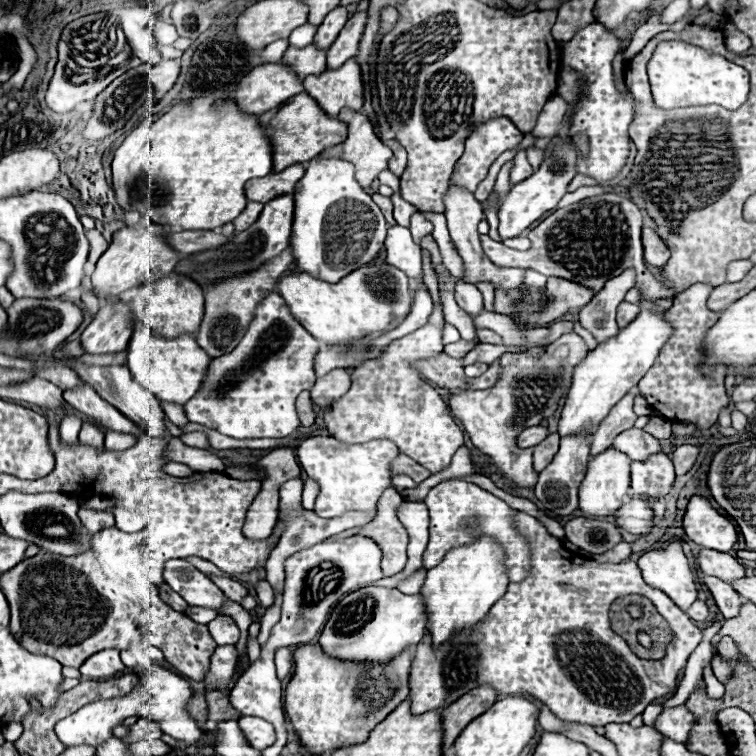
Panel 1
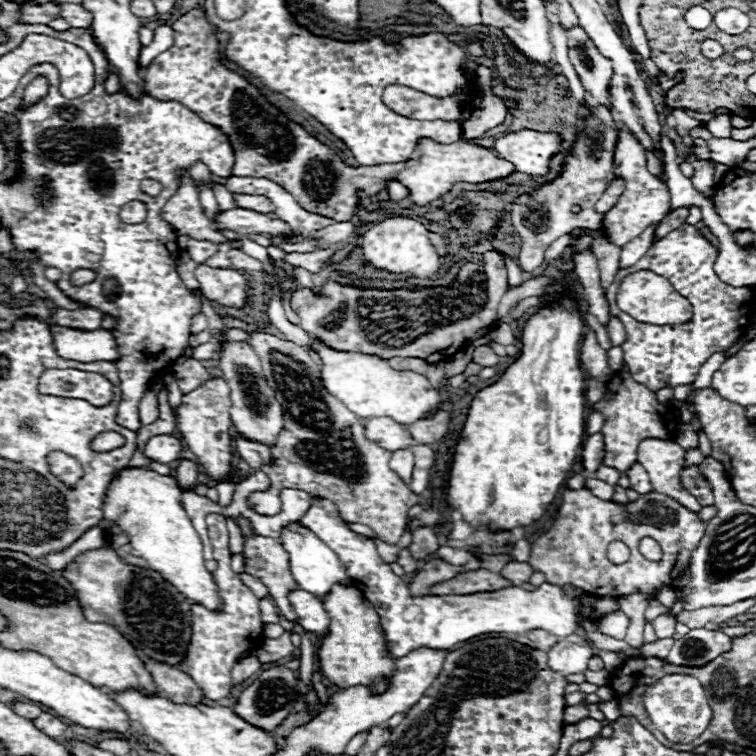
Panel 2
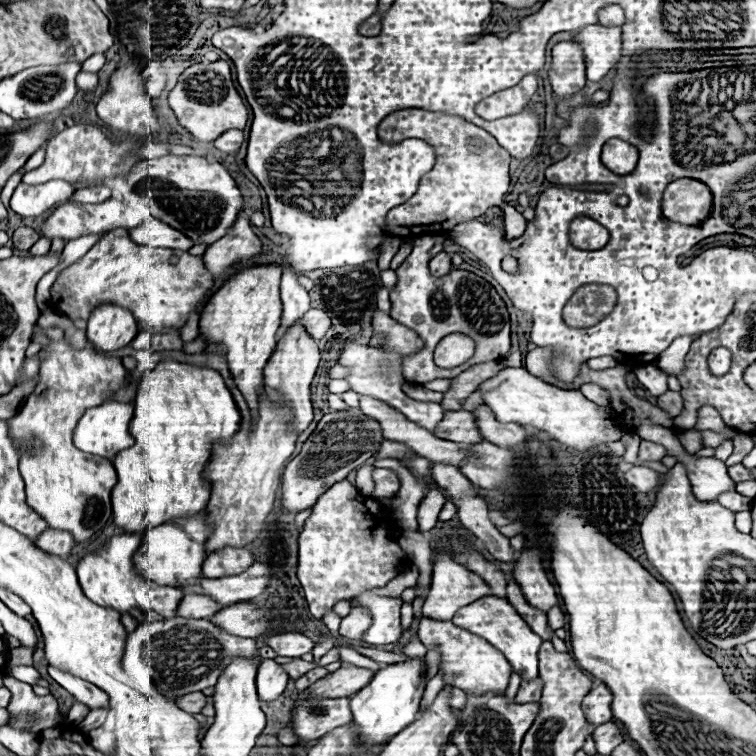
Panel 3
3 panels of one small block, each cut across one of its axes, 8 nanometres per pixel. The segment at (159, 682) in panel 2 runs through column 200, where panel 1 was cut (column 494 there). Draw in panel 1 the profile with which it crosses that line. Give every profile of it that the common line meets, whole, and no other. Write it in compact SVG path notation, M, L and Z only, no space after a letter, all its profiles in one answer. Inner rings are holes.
M478 686L472 692L468 692L466 696L460 696L460 700L456 700L456 704L450 704L448 708L444 708L444 712L442 712L442 728L444 728L442 748L444 748L444 752L454 744L458 734L474 718L484 714L494 702L496 702L496 692L488 686Z

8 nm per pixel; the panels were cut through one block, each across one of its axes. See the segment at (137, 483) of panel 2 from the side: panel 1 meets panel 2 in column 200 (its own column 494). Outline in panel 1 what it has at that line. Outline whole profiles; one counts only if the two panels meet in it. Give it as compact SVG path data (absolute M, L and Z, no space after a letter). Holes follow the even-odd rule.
M480 536L472 546L454 548L436 568L428 570L420 594L426 606L426 630L432 636L432 648L440 648L452 636L458 636L460 632L478 624L504 596L510 580L502 560L504 554L500 546L490 536Z

